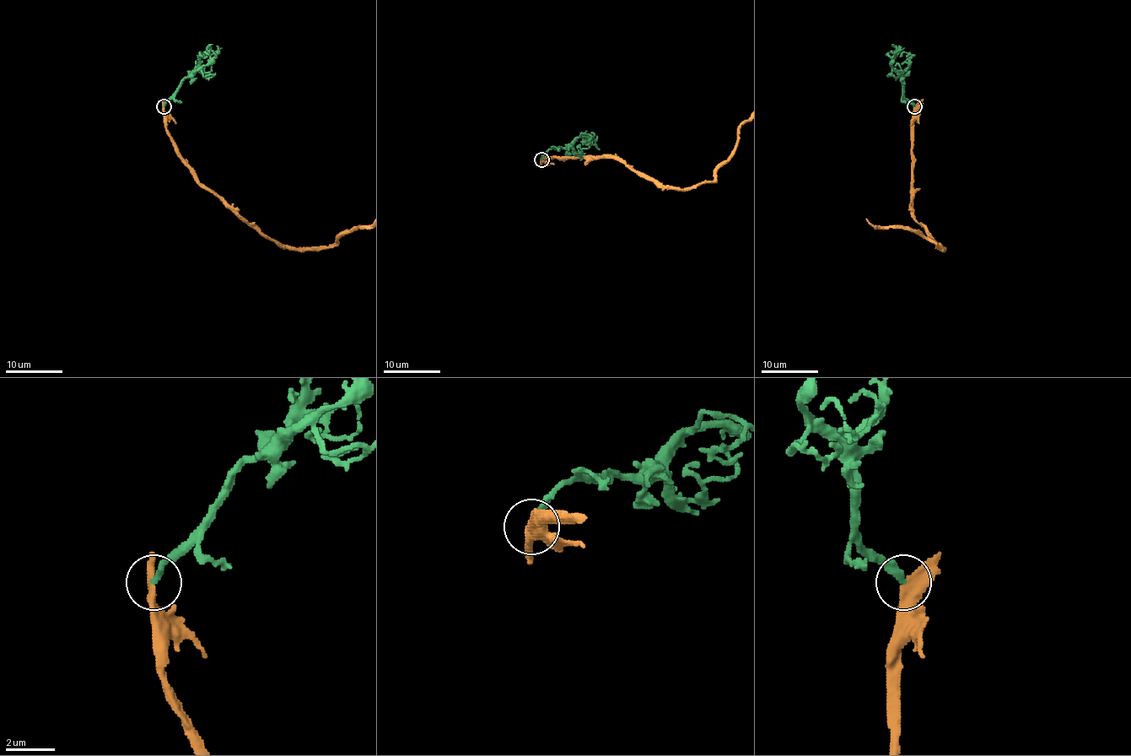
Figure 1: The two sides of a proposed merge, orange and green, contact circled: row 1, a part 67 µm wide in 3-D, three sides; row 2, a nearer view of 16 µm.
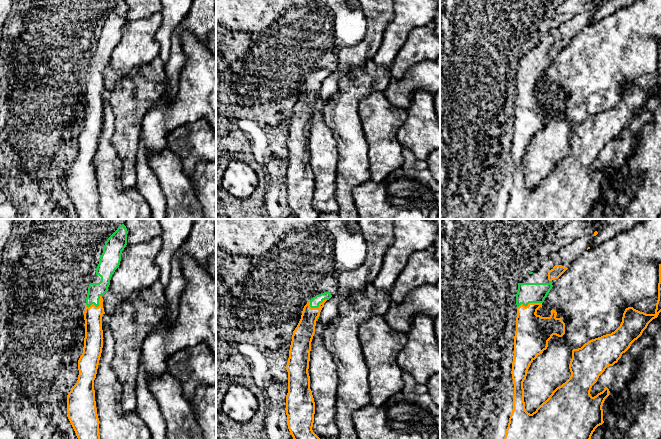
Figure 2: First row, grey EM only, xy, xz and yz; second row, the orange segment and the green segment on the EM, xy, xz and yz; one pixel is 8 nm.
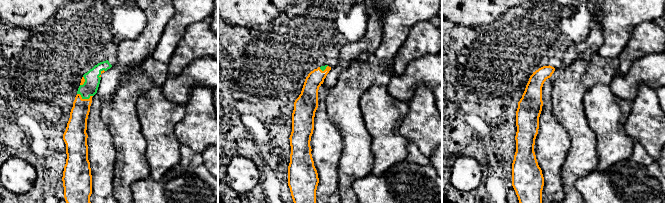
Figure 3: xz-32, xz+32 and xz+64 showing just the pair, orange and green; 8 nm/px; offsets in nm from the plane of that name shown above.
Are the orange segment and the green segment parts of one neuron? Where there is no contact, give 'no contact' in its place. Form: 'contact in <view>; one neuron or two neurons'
contact in xy; one neuron

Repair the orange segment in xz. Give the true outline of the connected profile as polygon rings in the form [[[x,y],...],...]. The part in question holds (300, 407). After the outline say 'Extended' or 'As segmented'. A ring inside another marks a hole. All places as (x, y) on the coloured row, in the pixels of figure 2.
[[[324,292],[309,300],[293,331],[286,365],[288,393],[285,408],[288,429],[293,439],[320,439],[312,430],[315,402],[310,389],[308,369],[316,321],[319,319],[324,303],[331,297],[329,292]]]. Extended

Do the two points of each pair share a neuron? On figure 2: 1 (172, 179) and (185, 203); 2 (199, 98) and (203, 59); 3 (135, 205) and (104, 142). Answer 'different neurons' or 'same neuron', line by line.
1: same neuron
2: same neuron
3: same neuron

